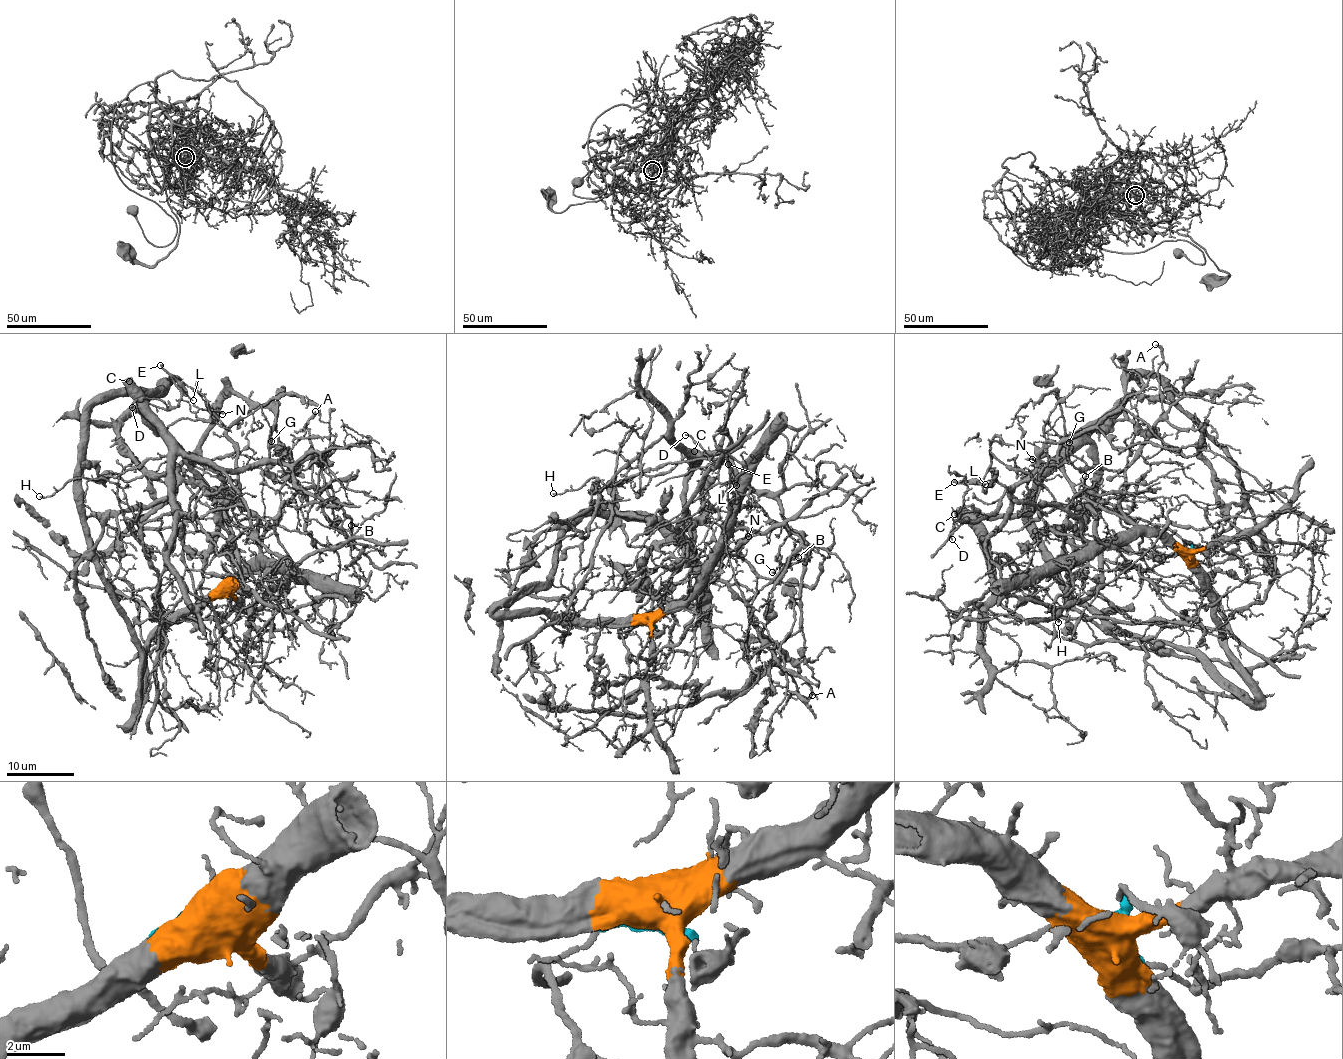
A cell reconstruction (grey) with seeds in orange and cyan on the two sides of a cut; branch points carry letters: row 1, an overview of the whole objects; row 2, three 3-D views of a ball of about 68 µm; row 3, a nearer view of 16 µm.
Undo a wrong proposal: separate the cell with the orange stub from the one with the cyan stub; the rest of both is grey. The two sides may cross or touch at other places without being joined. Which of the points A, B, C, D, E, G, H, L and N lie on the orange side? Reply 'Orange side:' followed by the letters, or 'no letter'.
Orange side: A, B, G, N

